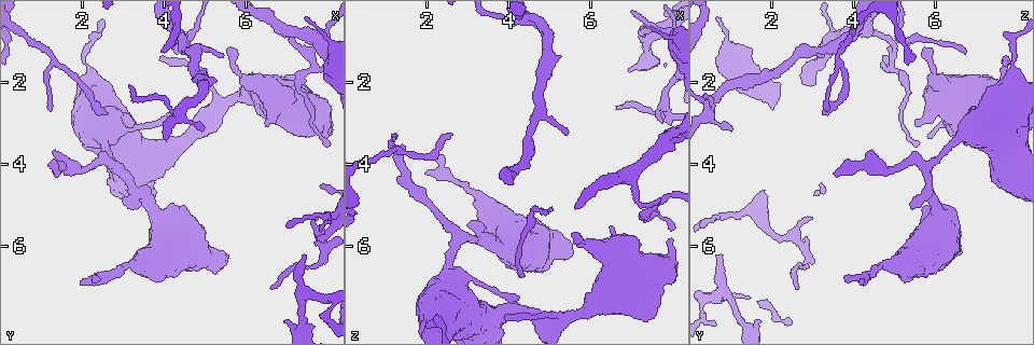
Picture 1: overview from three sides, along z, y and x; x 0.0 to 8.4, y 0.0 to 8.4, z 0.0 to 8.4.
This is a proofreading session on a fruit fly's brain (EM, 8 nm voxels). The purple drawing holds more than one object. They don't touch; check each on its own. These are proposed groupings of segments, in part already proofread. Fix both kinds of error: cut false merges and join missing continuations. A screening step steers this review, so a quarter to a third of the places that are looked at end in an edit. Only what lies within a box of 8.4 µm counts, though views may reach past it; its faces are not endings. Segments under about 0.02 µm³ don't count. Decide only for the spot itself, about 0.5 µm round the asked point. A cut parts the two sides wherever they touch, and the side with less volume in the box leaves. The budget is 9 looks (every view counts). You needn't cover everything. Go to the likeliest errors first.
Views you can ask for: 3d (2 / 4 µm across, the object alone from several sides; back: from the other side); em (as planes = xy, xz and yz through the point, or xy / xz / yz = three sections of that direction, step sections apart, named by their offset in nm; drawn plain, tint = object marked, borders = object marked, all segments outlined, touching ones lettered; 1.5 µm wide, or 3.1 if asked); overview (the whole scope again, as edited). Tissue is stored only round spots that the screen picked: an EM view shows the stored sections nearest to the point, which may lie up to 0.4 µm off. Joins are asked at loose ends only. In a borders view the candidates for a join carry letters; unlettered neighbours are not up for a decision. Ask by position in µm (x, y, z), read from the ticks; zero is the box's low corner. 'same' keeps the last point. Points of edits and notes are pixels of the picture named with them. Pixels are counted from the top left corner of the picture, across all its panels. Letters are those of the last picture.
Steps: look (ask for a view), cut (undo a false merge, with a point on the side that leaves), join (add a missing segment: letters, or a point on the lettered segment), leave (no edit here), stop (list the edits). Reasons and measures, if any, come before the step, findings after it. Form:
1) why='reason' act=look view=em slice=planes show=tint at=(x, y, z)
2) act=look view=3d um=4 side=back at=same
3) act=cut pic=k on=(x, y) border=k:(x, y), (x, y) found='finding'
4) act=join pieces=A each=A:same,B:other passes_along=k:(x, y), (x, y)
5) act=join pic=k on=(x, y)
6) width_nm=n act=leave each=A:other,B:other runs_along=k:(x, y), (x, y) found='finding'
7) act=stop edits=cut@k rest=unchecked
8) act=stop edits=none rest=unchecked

why='long arm stops here' act=look view=em slice=yz step=8 show=tint at=(1.35, 4.30, 3.55)

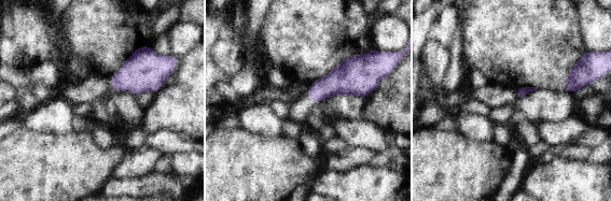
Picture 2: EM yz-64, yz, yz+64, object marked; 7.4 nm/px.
act=look view=em slice=yz step=8 show=borders at=same

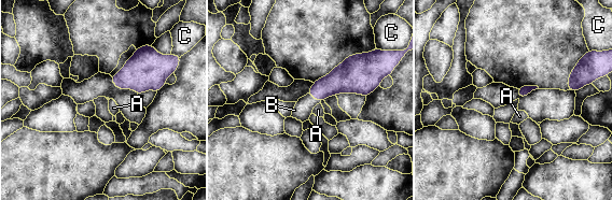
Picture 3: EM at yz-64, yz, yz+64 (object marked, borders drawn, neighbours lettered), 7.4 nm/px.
act=join pieces=B each=A:other,B:same,C:other passes_along=3:(342, 80), (315, 99), (303, 109) found='the neuron continues'

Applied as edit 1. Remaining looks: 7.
act=look view=overview

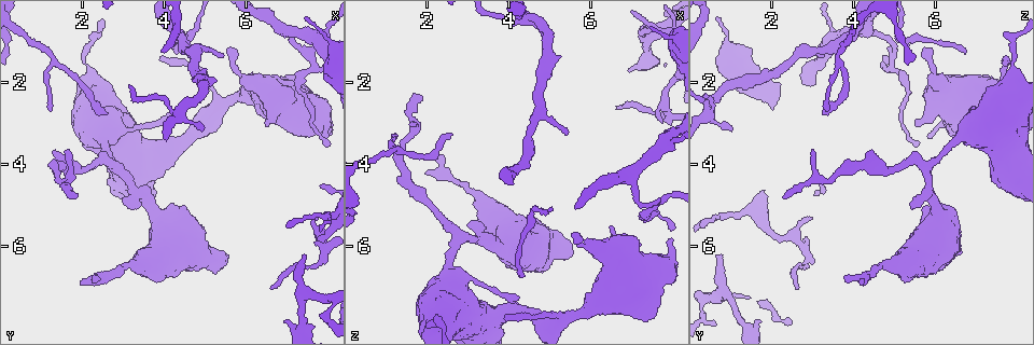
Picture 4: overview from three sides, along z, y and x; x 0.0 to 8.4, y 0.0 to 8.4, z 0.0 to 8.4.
why='an open end' act=look view=em slice=yz step=8 show=tint at=(7.45, 6.20, 0.85)

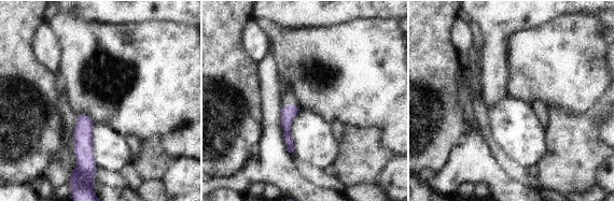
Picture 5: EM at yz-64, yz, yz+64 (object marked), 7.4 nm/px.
why='another direction' act=look view=em slice=planes show=borders at=same

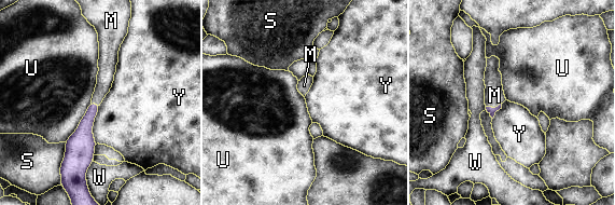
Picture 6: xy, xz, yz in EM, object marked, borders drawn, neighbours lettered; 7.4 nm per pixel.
act=join pieces=M each=M:same,S:other,U:other,W:other,Y:other passes_along=6:(490, 110), (493, 108), (494, 95) found='it goes on there'

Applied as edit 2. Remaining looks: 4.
why='thin end' act=look view=em slice=xy step=8 show=borders at=(6.65, 7.05, 2.70)

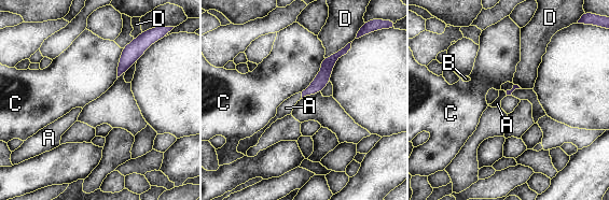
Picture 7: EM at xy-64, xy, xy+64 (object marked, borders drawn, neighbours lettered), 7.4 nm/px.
longest_contact=C:320nm act=join pieces=A each=A:same,B:other,C:other,D:other found='it goes on there'

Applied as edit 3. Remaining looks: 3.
act=stop edits=join@3,join@6,join@7 rest=unchecked

